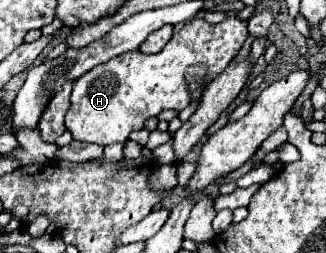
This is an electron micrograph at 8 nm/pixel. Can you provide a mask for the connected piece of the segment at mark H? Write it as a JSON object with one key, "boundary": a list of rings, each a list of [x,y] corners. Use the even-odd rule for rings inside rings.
{"boundary":[[[235,16],[225,18],[219,24],[209,24],[203,18],[193,18],[173,34],[167,46],[157,54],[143,54],[139,50],[119,54],[81,78],[75,80],[71,92],[71,106],[65,114],[65,126],[71,132],[73,140],[93,142],[93,144],[113,144],[127,142],[129,134],[141,130],[145,120],[157,116],[163,110],[177,110],[189,106],[191,96],[185,86],[185,72],[193,64],[207,64],[209,76],[215,78],[247,38],[247,22],[237,20]]]}

